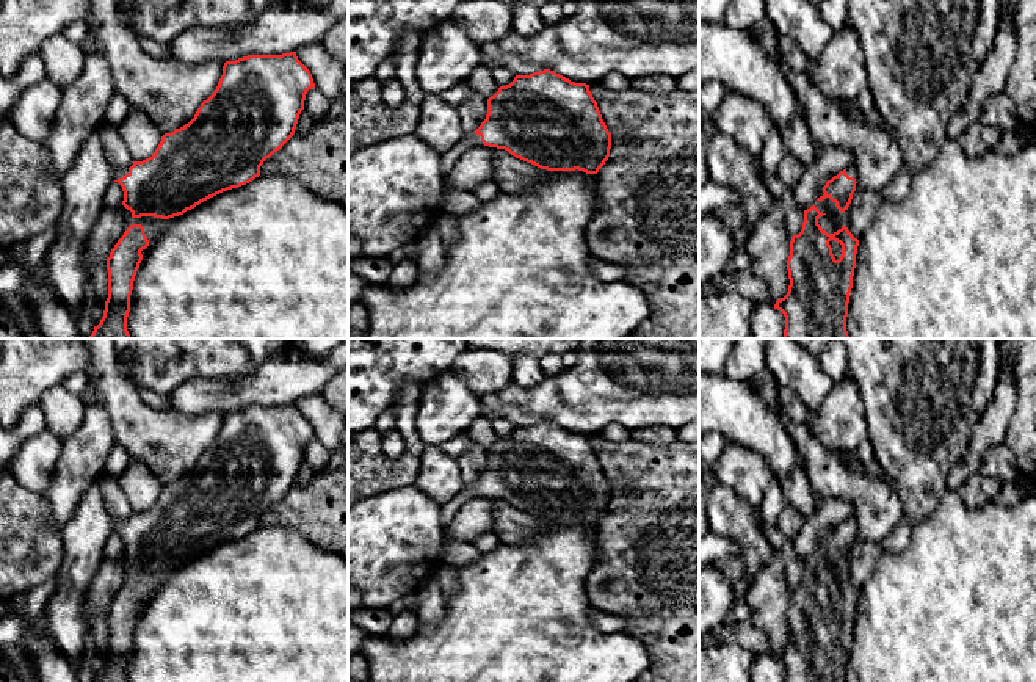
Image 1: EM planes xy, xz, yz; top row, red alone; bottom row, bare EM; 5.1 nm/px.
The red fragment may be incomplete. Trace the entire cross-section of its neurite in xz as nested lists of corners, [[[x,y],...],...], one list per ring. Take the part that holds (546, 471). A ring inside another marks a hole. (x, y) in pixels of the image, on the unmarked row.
[[[544,420],[530,426],[516,426],[487,450],[487,466],[473,484],[464,488],[440,511],[440,524],[447,527],[462,503],[472,497],[505,500],[516,510],[547,522],[583,522],[597,525],[610,508],[608,483],[589,436],[575,434]]]

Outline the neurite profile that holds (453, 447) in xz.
[[[467,433],[458,434],[455,439],[445,441],[439,447],[444,453],[450,455],[451,458],[458,458],[465,448],[472,444],[472,439]]]

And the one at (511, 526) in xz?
[[[494,499],[492,531],[505,544],[527,544],[545,528],[544,522],[531,514],[516,510],[505,500]]]

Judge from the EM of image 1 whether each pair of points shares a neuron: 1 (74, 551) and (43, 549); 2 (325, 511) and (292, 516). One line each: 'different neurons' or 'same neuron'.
1: different neurons
2: same neuron

